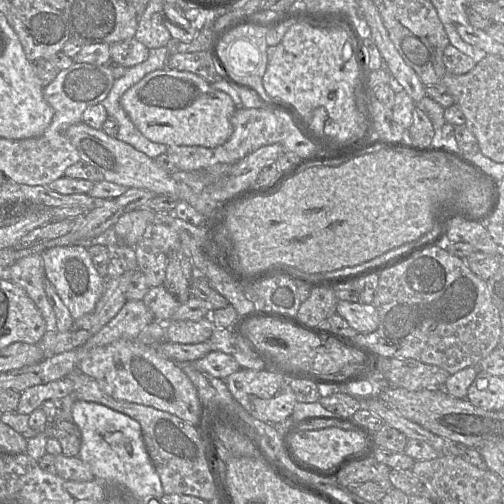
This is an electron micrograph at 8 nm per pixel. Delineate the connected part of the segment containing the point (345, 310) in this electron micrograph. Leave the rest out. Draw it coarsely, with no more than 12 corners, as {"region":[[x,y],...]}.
{"region":[[339,301],[336,313],[361,334],[379,325],[372,304]]}

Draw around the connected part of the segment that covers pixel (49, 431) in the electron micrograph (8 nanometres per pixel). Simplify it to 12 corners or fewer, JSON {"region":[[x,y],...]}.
{"region":[[50,420],[44,430],[29,427],[30,439],[44,431],[61,444],[62,454],[77,457],[81,432],[72,420]]}

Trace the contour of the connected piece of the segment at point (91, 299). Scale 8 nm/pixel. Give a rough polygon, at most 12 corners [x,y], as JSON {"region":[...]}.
{"region":[[88,249],[42,252],[45,276],[74,320],[104,290]]}

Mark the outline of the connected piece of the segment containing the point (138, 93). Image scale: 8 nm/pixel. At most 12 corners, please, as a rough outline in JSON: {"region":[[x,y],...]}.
{"region":[[148,73],[120,105],[148,140],[221,146],[237,109],[198,75]]}

